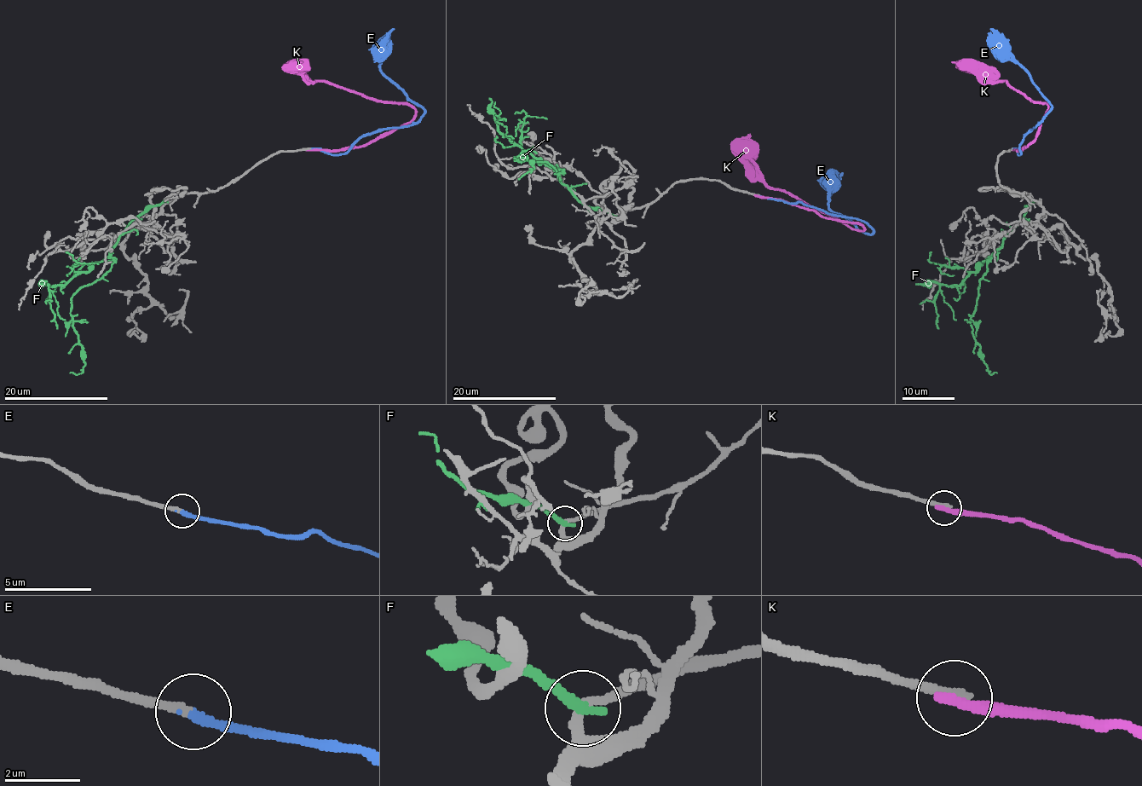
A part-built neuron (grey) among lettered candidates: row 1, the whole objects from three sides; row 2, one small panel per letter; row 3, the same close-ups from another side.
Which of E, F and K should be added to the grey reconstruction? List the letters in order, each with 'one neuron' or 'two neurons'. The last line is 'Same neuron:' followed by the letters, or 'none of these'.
E: one neuron
F: two neurons
K: two neurons
Same neuron: E

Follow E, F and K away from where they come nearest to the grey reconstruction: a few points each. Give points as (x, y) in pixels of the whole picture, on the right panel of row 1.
E: (1012, 148), (1017, 154), (1021, 153), (1019, 146), (1024, 136), (1052, 105), (1010, 53), (1009, 45), (990, 28)
F: (1034, 201), (987, 260), (987, 272), (980, 278), (970, 325), (980, 347), (980, 359), (990, 374), (997, 373)
K: (1012, 149), (1037, 136), (1048, 105), (1035, 102), (1006, 82), (962, 70), (952, 62)

